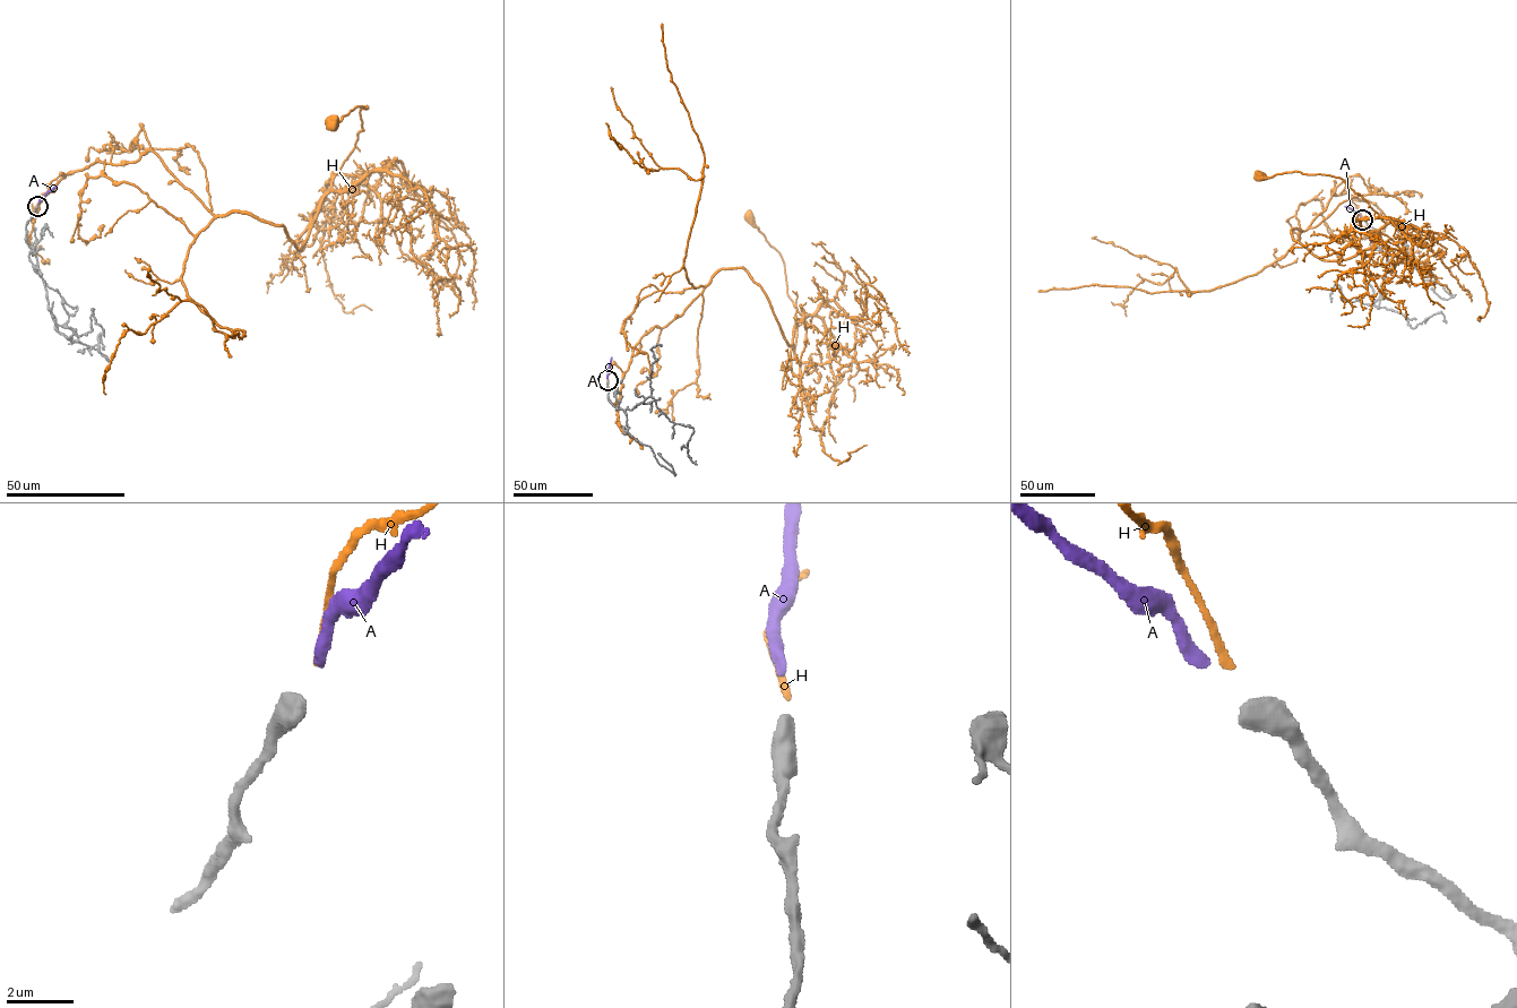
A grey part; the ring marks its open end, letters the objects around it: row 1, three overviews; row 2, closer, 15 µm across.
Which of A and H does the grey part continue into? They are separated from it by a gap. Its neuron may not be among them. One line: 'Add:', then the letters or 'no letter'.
Add: A

